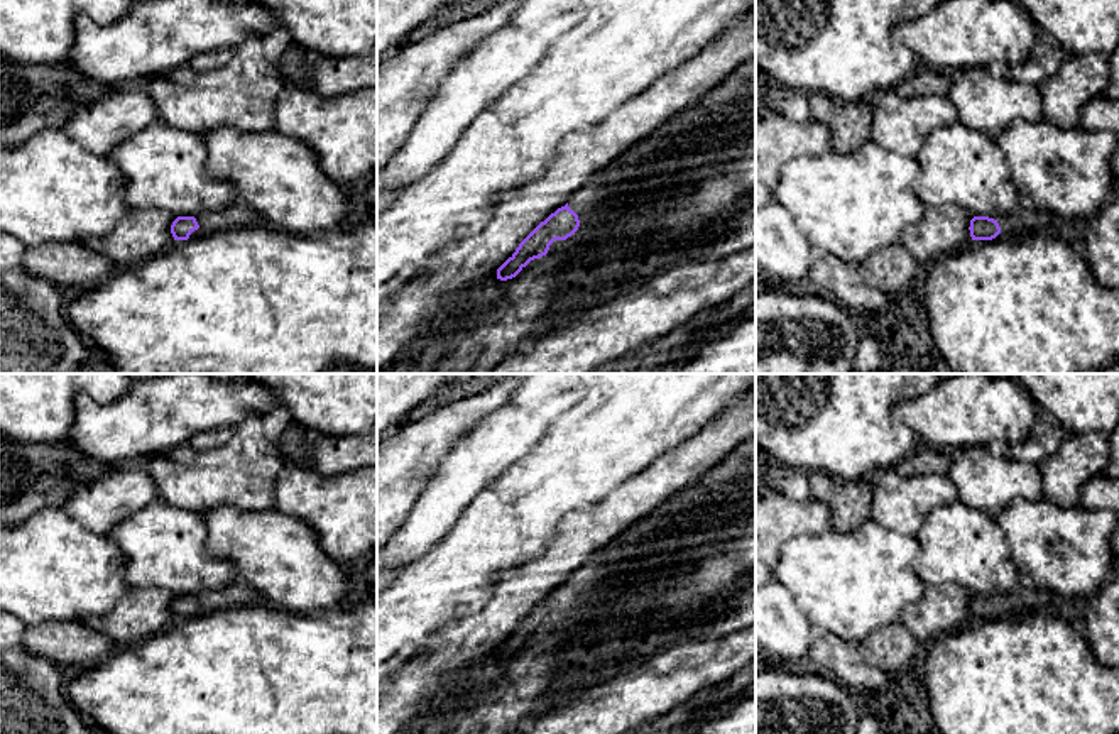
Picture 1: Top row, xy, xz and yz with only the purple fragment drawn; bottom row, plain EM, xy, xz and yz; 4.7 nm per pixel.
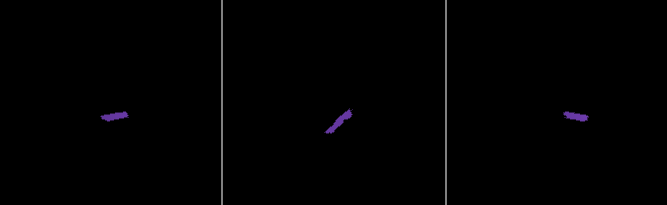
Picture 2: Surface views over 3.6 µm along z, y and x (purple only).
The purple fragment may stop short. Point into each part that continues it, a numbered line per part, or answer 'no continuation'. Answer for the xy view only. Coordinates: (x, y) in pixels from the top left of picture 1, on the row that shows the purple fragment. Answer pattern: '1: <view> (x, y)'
1: xy (207, 222)

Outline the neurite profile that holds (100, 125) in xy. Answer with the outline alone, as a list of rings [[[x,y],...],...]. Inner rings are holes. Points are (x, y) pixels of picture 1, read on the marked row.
[[[125,85],[118,91],[76,105],[61,129],[86,151],[108,156],[156,122],[159,112],[145,88]]]

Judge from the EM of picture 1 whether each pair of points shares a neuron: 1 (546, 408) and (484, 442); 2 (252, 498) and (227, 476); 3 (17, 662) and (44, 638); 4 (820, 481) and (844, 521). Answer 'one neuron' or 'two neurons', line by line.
1: one neuron
2: one neuron
3: two neurons
4: one neuron

